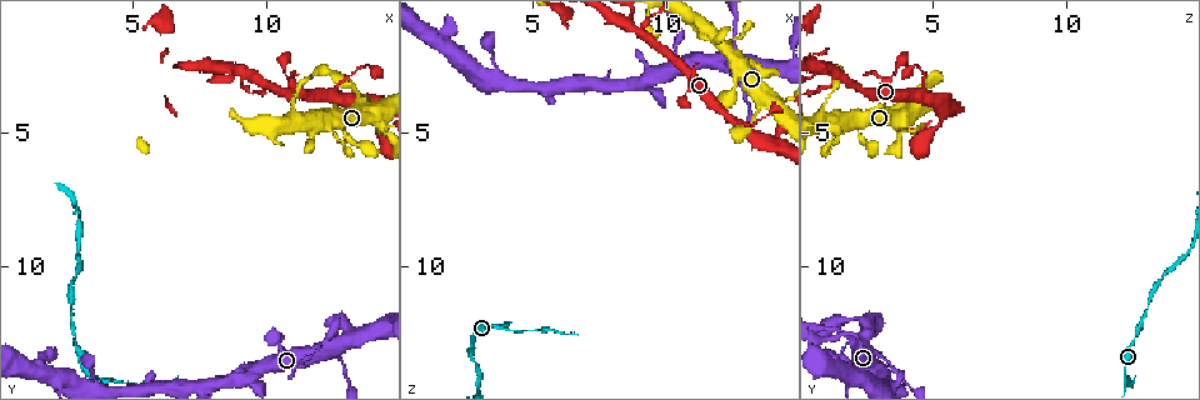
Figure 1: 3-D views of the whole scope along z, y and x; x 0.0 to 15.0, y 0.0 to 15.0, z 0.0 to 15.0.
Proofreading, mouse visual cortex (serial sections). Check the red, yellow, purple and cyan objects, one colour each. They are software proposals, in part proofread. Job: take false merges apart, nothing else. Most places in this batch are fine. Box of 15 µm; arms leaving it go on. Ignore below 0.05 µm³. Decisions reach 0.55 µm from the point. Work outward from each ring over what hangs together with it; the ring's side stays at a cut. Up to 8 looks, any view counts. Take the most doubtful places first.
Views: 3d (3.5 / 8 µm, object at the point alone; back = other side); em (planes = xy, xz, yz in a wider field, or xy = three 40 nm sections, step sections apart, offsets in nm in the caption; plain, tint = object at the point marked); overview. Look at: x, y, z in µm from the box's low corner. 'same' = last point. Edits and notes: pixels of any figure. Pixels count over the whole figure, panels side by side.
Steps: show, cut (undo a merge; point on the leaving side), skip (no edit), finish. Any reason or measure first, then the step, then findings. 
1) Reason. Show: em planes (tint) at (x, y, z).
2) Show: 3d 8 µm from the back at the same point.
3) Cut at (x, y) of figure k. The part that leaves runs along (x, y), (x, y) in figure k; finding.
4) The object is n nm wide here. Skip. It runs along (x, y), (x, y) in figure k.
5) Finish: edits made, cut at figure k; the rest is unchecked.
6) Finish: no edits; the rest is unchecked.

Four-way junction. Show: 3d 3.5 µm at (12.2, 13.3, 2.4).

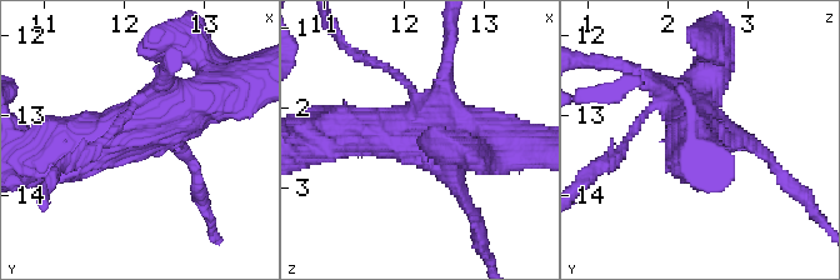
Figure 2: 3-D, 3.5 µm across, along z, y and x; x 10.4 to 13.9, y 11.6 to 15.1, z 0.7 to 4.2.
Need the tissue. Show: em xy step 5 (tint) at (12.20, 13.20, 2.35).

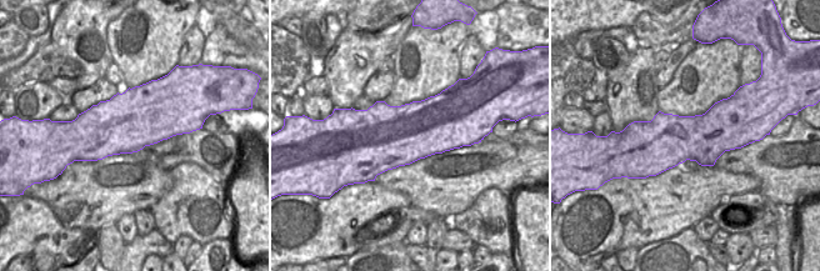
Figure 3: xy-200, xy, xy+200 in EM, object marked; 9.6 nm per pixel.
Show: em xy step 2 (tint) at the same point.

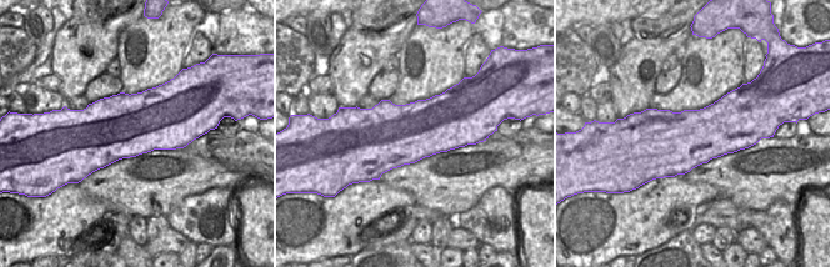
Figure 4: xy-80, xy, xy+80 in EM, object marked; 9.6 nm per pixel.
Skip. It runs along (60, 149), (160, 130), (214, 91) in figure 2; all the same cell.

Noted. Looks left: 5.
Show: 3d 3.5 µm at (3.6, 14.2, 12.3).

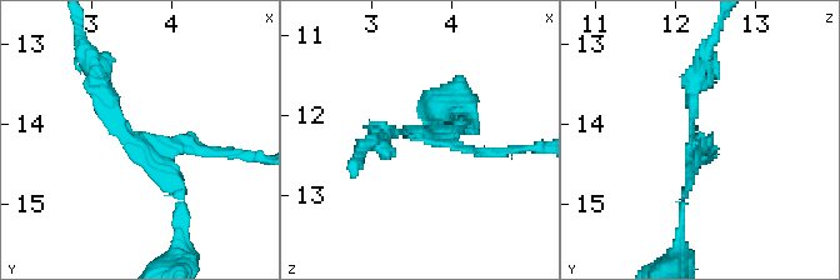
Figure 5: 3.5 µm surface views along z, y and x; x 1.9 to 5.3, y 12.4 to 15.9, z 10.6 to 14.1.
Show: em xy step 5 (tint) at (3.60, 14.30, 12.25).

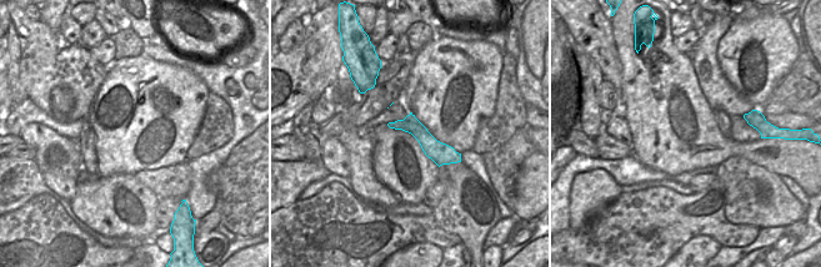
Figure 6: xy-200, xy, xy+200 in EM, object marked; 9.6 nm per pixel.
The object is 170 nm wide here. Cut at (215, 153) of figure 5. The part that leaves runs along (153, 146), (203, 146), (260, 158) in figure 5; a second cell is stuck on.

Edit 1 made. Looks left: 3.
Side arm on a straight run. Show: 3d 8 µm at (9.1, 2.8, 1.4).

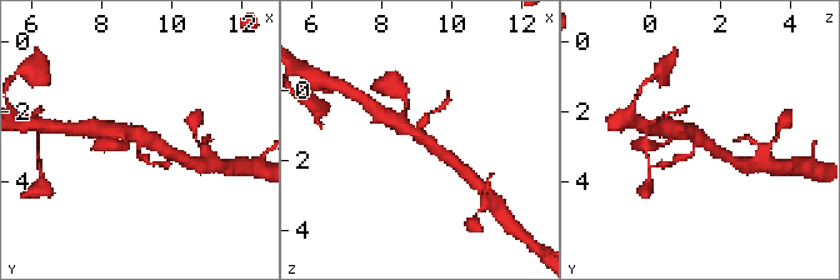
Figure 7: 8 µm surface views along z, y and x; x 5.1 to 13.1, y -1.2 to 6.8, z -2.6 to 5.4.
3 arms meet here; the arms are 200, 350, 450 nm wide. Show: em xy step 3 (tint) at (9.2, 2.7, 1.3).

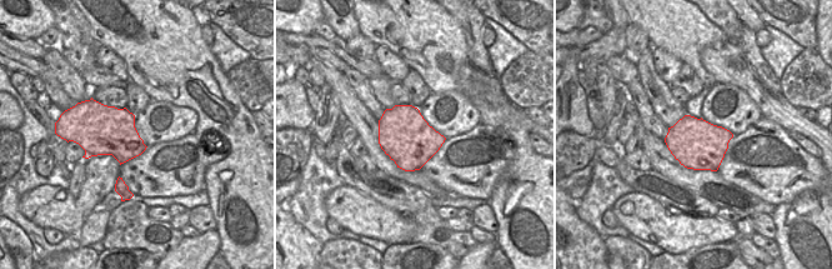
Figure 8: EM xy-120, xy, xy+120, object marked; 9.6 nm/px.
Skip. It runs along (448, 156), (391, 119) in figure 7; continuous, no second cell.

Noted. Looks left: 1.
Finish: edits made, cut at figure 5; the rest is unchecked.

